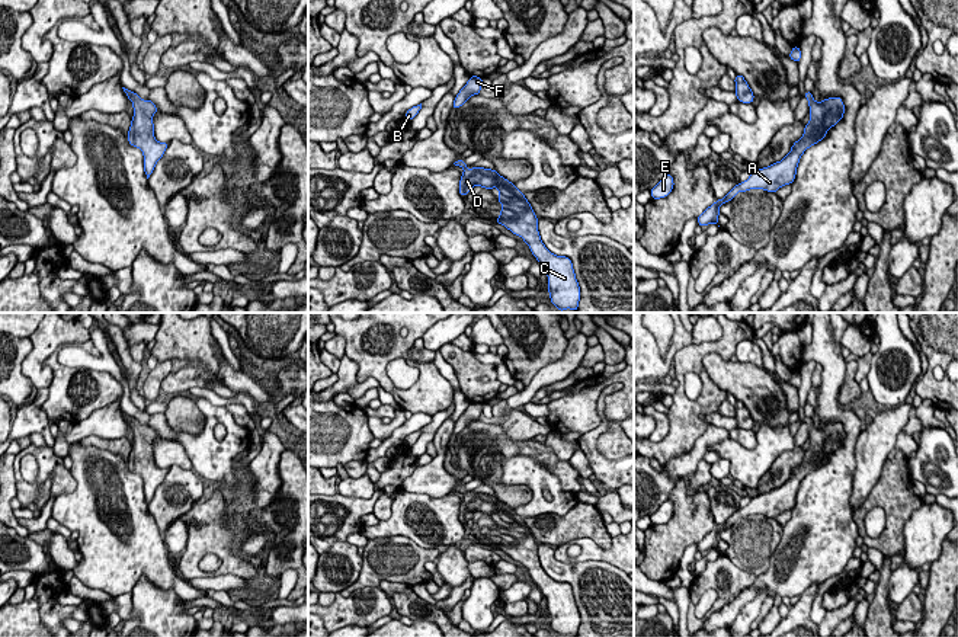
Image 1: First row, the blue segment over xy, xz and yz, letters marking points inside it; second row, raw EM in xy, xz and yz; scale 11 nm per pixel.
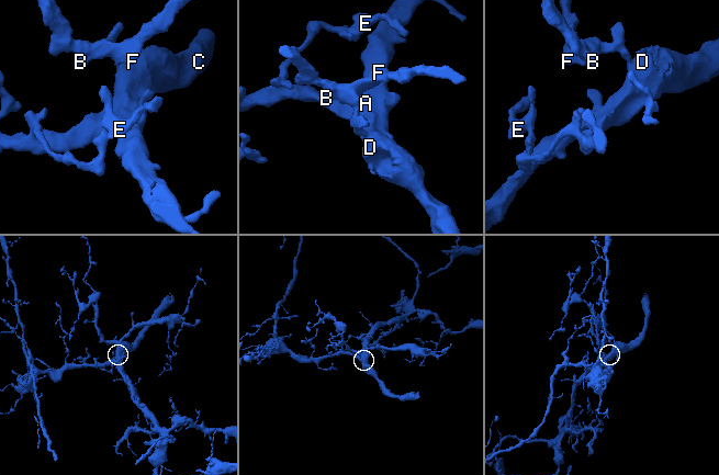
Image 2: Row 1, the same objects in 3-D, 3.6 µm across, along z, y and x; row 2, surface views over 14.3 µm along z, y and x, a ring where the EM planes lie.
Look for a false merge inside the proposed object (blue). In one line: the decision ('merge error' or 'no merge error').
no merge error

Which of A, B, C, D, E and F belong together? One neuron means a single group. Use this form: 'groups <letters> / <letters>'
groups A B C D E F

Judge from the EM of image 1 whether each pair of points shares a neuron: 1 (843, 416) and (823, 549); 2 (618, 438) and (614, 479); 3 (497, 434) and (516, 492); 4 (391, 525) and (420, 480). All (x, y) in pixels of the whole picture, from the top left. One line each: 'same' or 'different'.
1: same
2: different
3: different
4: different

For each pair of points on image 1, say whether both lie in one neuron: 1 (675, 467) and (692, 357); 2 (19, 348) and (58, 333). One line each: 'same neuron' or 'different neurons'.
1: different neurons
2: different neurons

